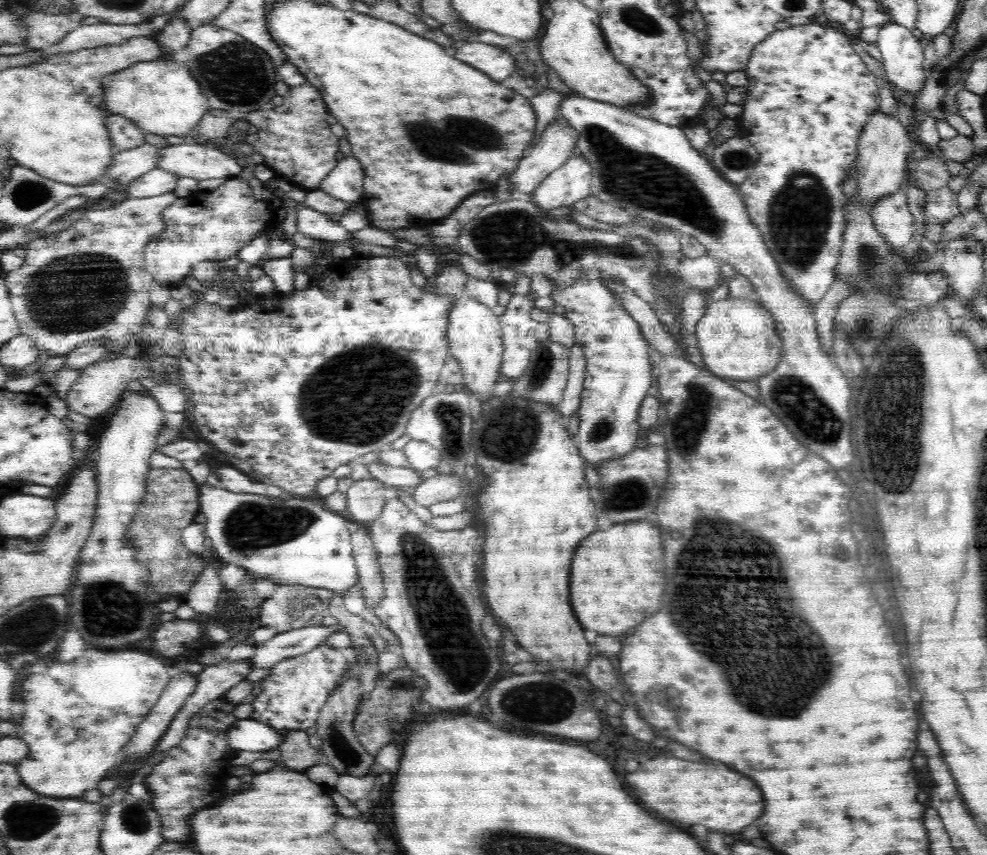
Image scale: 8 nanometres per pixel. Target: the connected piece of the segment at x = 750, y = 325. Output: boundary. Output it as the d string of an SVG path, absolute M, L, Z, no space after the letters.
M754 296L712 302L696 330L702 362L722 379L744 381L766 376L778 366L782 356L782 341L776 327L774 317Z

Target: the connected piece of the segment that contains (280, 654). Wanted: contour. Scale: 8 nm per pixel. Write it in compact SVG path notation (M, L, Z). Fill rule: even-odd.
M340 623L334 626L304 626L296 630L276 633L269 640L255 643L254 655L249 658L251 670L271 668L281 660L306 654L319 644L326 643L327 638L336 631L344 631Z

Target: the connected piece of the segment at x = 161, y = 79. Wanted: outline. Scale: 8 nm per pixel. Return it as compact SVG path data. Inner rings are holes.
M165 52L159 60L138 62L125 70L104 76L102 90L102 108L108 114L125 116L145 133L158 136L184 138L210 110L200 85L185 64L174 61L172 54Z

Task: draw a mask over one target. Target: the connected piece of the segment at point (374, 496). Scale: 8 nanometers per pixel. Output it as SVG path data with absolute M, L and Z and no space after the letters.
M376 479L354 481L346 490L346 505L350 518L365 525L376 520L386 504L390 489L385 482Z

